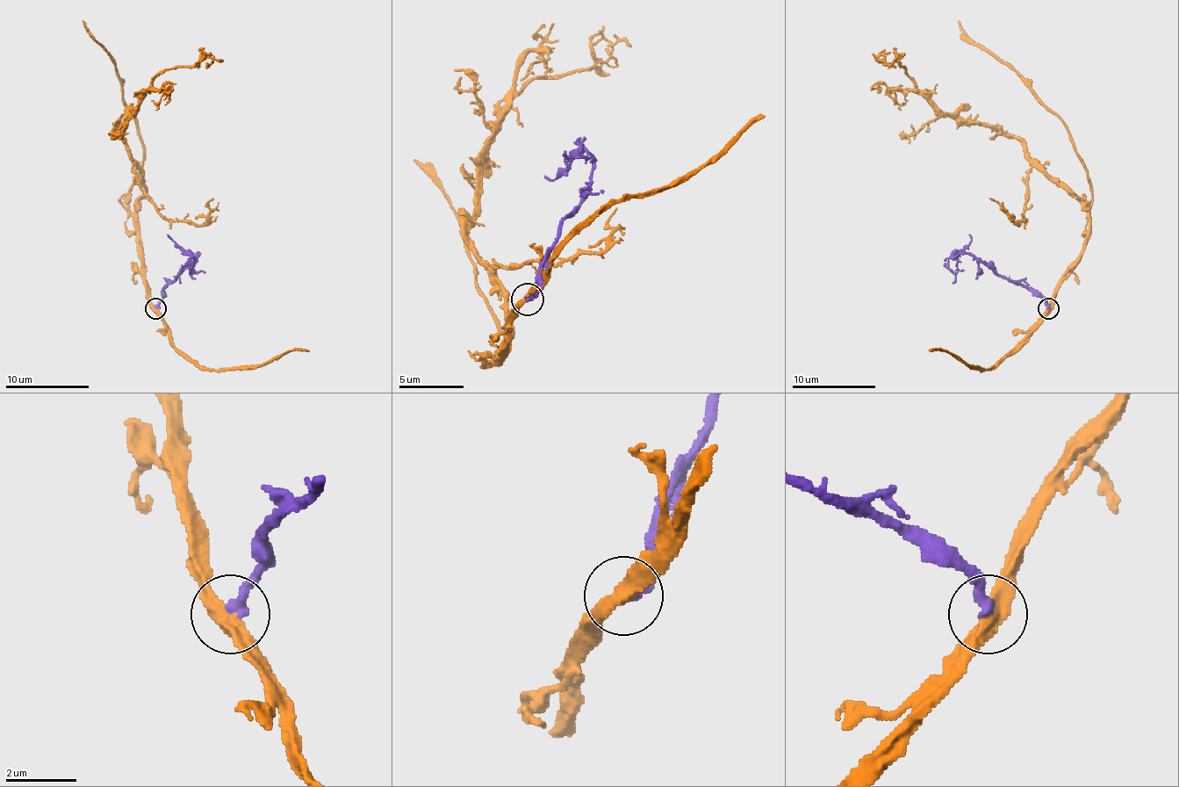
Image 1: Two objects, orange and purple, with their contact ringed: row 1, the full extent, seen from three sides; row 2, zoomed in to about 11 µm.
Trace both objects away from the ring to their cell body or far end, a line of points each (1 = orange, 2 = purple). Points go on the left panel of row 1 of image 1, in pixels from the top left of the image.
1: (156, 308), (137, 249), (143, 170), (118, 133), (161, 74), (191, 68), (208, 54), (223, 61)
2: (156, 308), (162, 296), (197, 254), (190, 254), (167, 235)

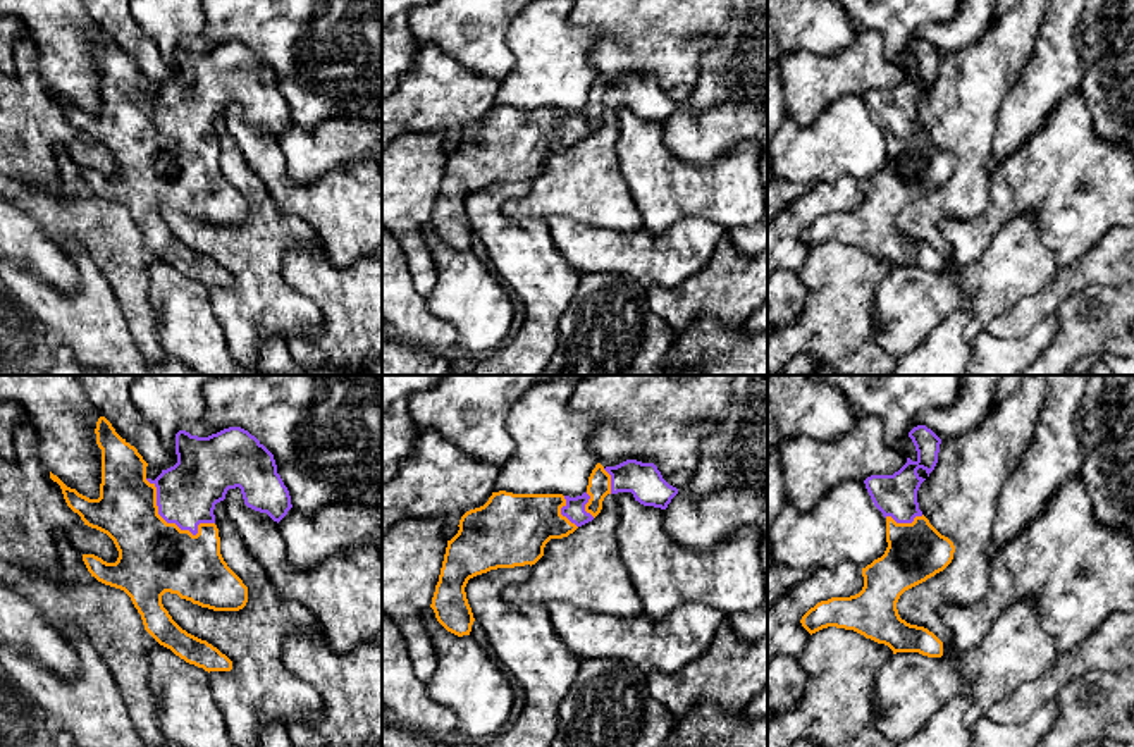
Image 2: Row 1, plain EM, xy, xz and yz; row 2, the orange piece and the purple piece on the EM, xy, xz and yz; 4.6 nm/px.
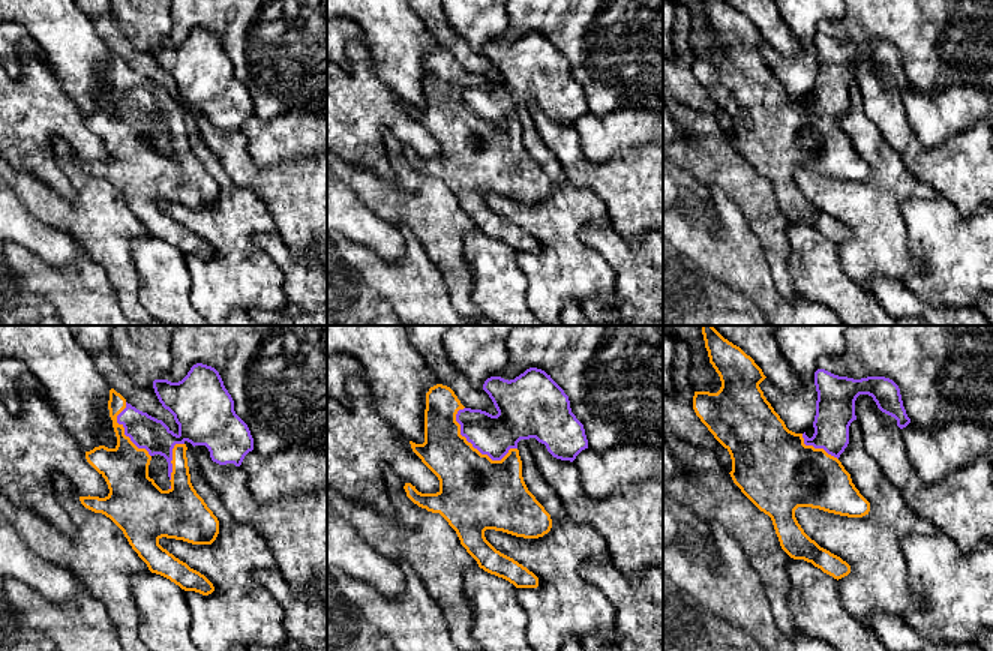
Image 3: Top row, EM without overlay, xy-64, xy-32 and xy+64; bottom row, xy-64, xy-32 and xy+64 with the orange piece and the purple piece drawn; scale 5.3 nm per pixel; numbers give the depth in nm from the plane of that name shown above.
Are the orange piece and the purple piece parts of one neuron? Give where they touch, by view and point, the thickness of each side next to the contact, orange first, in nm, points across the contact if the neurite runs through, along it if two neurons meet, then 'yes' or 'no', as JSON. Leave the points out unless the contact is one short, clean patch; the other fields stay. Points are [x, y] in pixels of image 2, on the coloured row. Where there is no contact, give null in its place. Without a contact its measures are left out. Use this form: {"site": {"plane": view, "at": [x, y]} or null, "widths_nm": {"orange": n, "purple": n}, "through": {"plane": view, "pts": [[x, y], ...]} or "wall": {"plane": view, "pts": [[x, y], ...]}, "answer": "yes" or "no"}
{"site": {"plane": "xy", "at": [171, 524]}, "widths_nm": {"orange": 340, "purple": 280}, "answer": "yes"}

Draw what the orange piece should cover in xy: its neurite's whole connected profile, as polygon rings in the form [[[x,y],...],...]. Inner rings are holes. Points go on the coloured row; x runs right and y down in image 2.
[[[100,417],[96,444],[102,449],[100,497],[89,499],[67,487],[50,472],[50,478],[62,489],[67,506],[81,516],[84,525],[107,534],[117,551],[115,563],[95,554],[83,554],[83,561],[98,582],[124,590],[138,613],[145,630],[163,647],[189,664],[205,671],[231,671],[232,661],[217,647],[182,630],[162,604],[165,592],[177,594],[201,608],[213,611],[239,611],[248,602],[248,587],[227,566],[220,554],[220,537],[215,525],[215,504],[225,499],[229,489],[241,489],[244,504],[280,522],[293,508],[291,496],[277,473],[274,454],[248,430],[229,427],[208,437],[176,434],[177,463],[151,480],[148,463],[122,439],[112,423]]]

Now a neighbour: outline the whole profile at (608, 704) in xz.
[[[585,659],[558,709],[551,747],[668,747],[676,716],[656,701],[647,675],[623,659]]]

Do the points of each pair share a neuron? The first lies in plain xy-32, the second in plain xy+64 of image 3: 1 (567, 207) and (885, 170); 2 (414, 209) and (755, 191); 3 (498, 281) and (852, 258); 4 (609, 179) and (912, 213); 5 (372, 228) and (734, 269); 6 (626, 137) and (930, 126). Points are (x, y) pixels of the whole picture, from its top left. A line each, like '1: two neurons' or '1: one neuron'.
1: one neuron
2: one neuron
3: two neurons
4: two neurons
5: two neurons
6: one neuron

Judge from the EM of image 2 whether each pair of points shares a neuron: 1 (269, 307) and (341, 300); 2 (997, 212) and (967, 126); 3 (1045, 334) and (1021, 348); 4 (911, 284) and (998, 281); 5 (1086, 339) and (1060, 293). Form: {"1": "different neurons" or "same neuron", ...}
{"1": "different neurons", "2": "different neurons", "3": "same neuron", "4": "same neuron", "5": "different neurons"}

